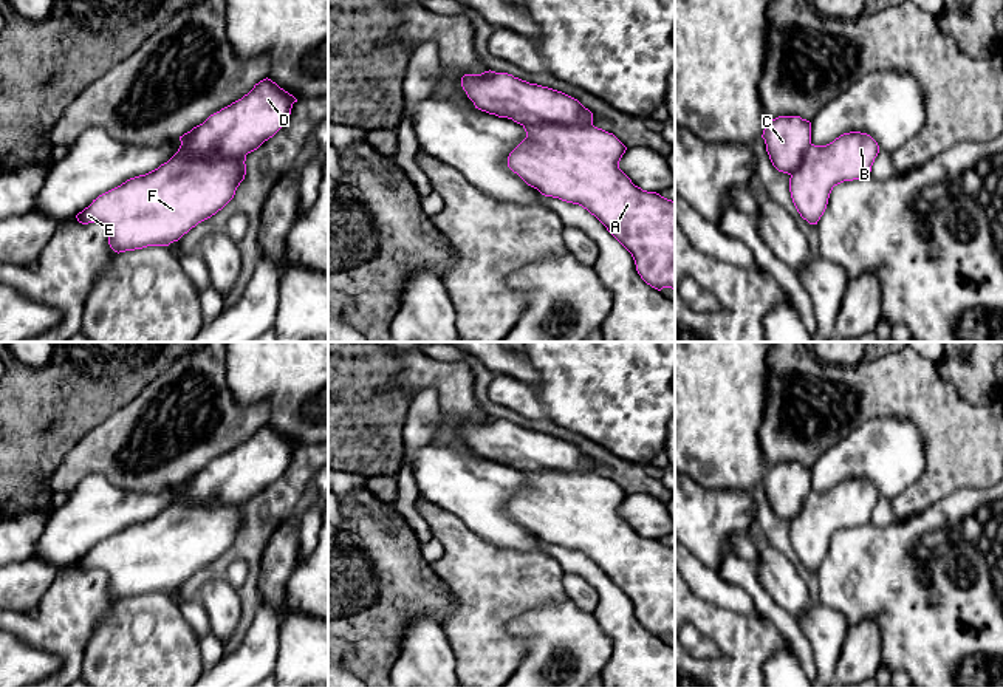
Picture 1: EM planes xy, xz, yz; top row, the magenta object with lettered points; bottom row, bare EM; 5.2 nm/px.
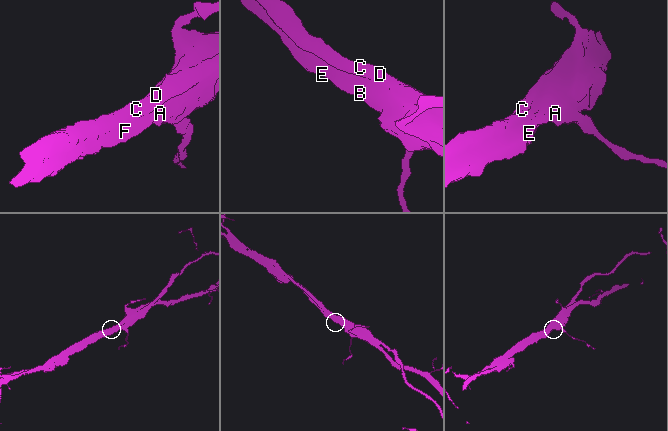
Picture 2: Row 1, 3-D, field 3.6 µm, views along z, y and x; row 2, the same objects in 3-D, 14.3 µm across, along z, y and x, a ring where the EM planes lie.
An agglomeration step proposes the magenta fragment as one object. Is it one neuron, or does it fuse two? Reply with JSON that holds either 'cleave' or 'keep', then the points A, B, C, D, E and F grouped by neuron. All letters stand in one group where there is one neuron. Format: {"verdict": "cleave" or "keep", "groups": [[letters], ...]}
{"verdict": "keep", "groups": [["A", "B", "C", "D", "E", "F"]]}

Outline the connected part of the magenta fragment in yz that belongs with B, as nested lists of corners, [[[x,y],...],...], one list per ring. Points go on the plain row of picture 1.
[[[779,463],[766,469],[762,484],[772,512],[791,523],[792,549],[810,571],[817,571],[823,562],[833,534],[868,523],[879,500],[878,489],[861,478],[814,492],[811,469],[800,463]]]

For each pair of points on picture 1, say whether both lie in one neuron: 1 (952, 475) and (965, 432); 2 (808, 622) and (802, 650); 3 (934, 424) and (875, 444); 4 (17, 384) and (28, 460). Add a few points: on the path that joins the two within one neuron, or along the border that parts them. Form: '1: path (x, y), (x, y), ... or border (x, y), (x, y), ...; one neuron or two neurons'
1: path (952, 464), (965, 443); one neuron
2: border (794, 619), (811, 647), (814, 670); two neurons
3: border (886, 416), (901, 416), (918, 429), (926, 464); two neurons
4: path (25, 403), (25, 441); one neuron

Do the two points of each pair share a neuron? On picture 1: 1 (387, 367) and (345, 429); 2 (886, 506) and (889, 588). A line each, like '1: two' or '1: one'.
1: one
2: two

